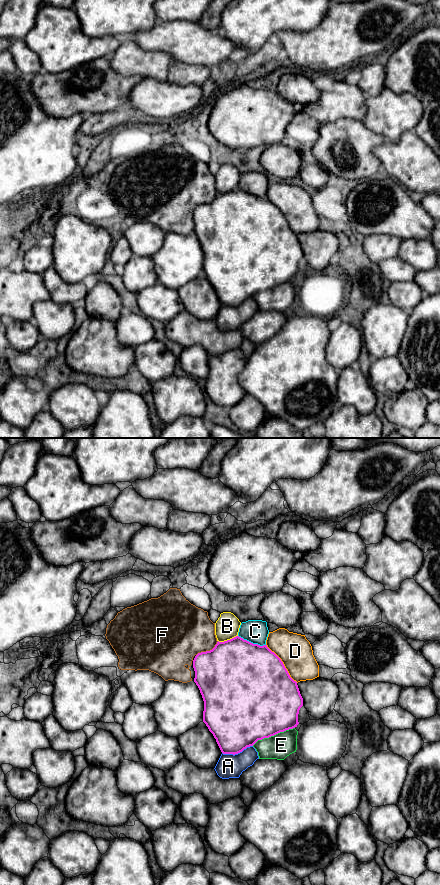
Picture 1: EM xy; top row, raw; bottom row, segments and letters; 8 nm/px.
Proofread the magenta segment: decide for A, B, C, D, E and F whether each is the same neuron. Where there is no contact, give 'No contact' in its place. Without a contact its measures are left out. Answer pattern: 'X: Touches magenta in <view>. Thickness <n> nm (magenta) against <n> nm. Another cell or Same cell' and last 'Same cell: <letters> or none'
A: Touches magenta in xy. Thickness 440 nm (magenta) against 190 nm. Another cell
B: Touches magenta in xy. Thickness 500 nm (magenta) against 190 nm. Another cell
C: Touches magenta in xy. Thickness 500 nm (magenta) against 190 nm. Another cell
D: Touches magenta in xy. Thickness 500 nm (magenta) against 280 nm. Another cell
E: Touches magenta in xy. Thickness 500 nm (magenta) against 200 nm. Another cell
F: Touches magenta in xy. Thickness 480 nm (magenta) against 420 nm. Another cell
Same cell: none

